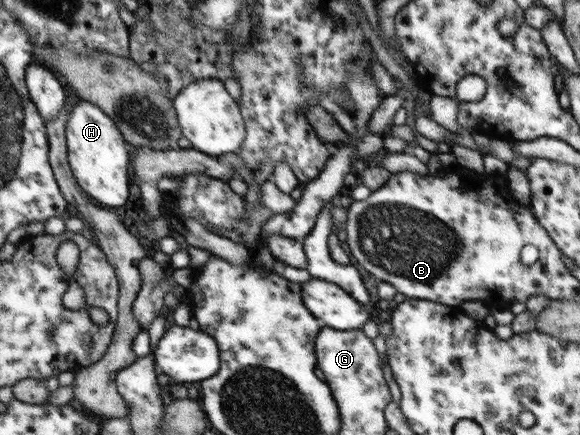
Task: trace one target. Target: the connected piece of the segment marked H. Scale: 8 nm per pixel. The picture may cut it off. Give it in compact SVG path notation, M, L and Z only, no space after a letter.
M75 99L65 130L68 147L67 162L71 174L82 189L104 208L120 207L129 200L130 154L121 132L105 112L92 103Z

